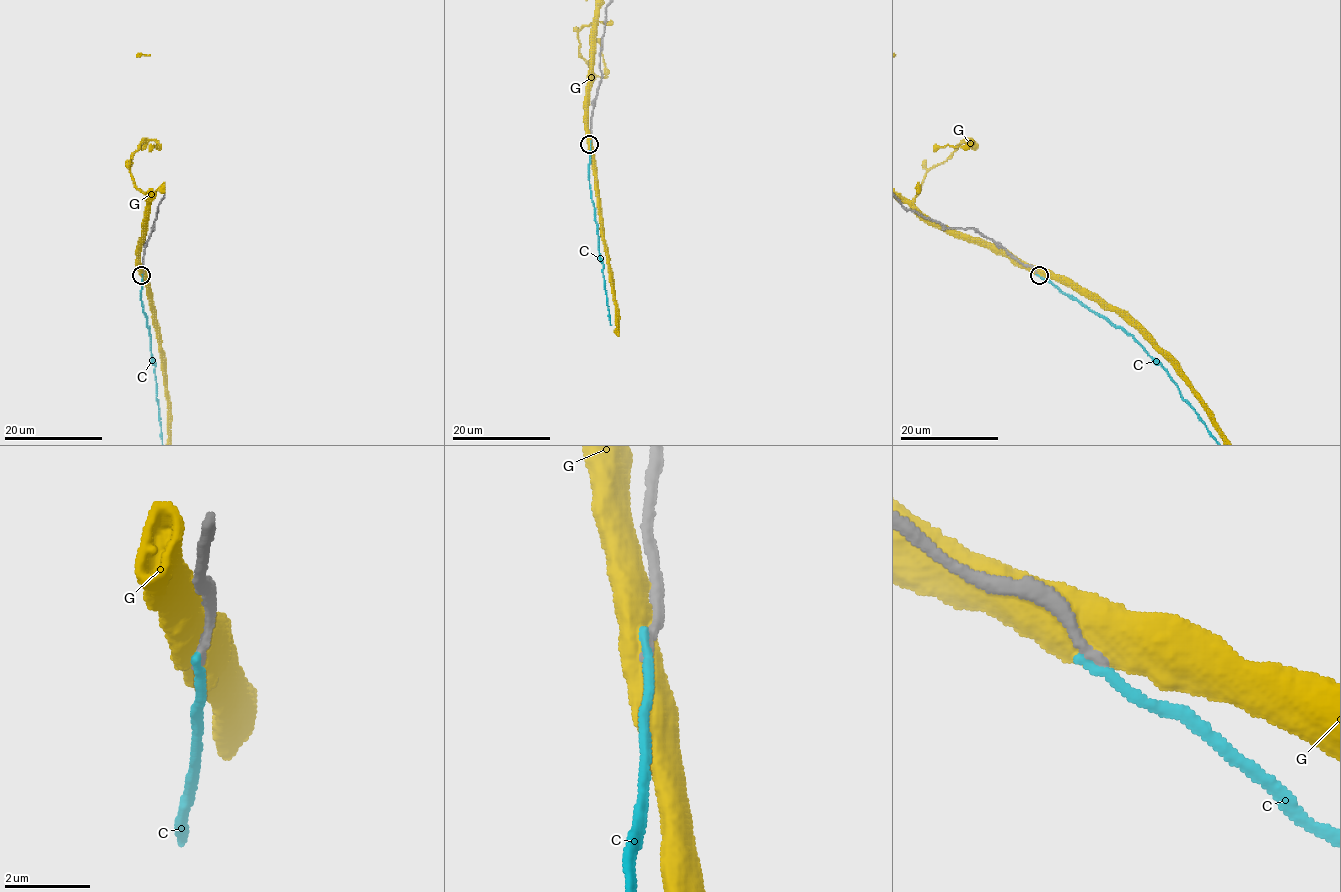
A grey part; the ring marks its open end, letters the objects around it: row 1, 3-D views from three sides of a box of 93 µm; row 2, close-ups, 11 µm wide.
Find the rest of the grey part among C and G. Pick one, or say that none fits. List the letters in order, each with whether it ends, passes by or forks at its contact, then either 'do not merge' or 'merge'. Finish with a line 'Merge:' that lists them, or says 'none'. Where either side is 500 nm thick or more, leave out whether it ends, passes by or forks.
C: it ends there; do not merge
G: do not merge
Merge: none

